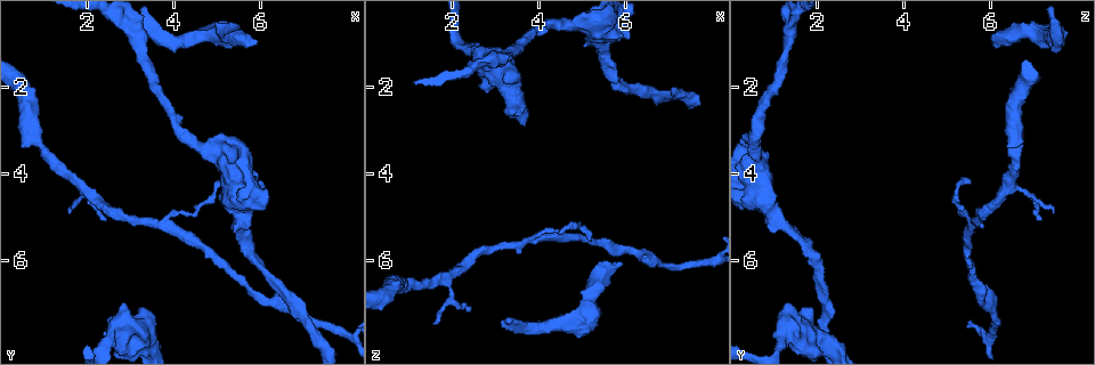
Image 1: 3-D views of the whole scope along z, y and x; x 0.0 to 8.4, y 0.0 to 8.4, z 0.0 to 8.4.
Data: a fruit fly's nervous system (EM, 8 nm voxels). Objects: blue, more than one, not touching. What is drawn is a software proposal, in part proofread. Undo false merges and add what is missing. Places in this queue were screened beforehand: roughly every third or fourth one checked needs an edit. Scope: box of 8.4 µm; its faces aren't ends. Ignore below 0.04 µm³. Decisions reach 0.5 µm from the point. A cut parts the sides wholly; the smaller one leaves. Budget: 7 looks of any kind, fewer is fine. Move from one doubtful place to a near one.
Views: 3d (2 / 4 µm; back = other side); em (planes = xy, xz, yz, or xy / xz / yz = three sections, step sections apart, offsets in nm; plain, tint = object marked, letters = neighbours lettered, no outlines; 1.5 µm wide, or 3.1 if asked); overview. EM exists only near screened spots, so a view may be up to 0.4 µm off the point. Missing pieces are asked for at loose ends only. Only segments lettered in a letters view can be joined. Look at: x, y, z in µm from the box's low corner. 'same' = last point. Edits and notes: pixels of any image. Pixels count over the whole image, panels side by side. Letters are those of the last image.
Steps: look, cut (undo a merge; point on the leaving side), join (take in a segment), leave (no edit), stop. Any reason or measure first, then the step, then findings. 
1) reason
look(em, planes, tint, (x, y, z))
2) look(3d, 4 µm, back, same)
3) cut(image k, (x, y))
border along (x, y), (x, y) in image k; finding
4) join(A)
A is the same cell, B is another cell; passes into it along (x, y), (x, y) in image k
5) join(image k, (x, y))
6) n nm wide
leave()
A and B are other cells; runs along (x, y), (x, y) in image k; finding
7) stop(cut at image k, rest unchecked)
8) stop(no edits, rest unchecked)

free end
look(em, planes, letters, (5.85, 1.05, 6.00))

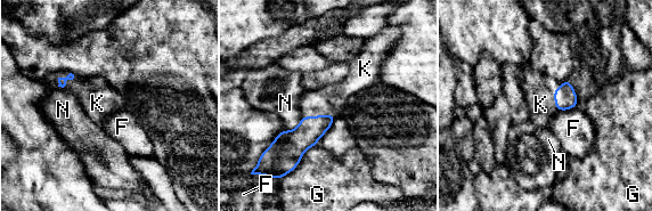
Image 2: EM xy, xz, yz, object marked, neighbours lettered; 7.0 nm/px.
join(K)
K is the same cell, F, G and N are other cells; passes into it along (310, 129), (319, 116), (331, 99) in image 2; the cell continues

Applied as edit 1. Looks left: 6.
thick turns thin
look(3d, 4 µm, (5.20, 3.85, 0.55))

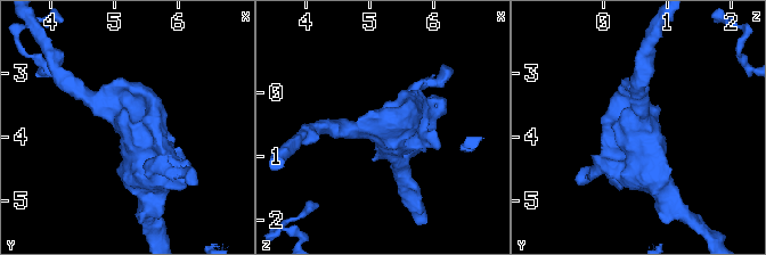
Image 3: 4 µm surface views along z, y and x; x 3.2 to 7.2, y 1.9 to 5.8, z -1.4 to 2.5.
now the EM
look(em, yz, step 8, tint, (5.25, 3.80, 0.60))

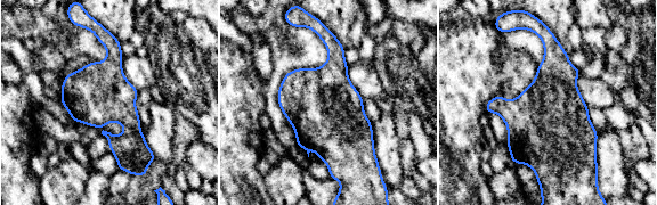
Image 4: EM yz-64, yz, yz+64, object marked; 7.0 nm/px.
look(em, planes, letters, same)

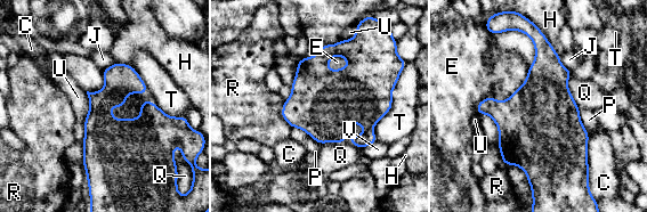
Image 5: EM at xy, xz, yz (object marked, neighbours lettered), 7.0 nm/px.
leave()
C, E, H, J, P, Q, R, T, U and V are other cells; border along (530, 66), (475, 113) in image 5; one cell here

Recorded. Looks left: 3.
three-way junction
look(em, planes, plain, (2.40, 7.90, 1.20))

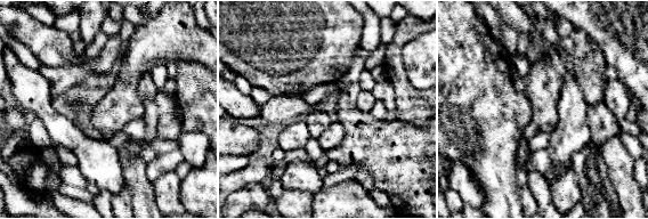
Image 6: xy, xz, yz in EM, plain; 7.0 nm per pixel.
look(em, planes, tint, same)

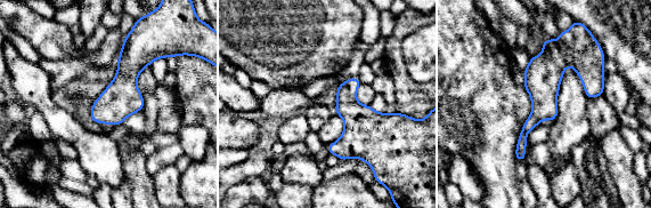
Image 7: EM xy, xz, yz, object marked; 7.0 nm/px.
what lies round it
look(em, planes, letters, same)

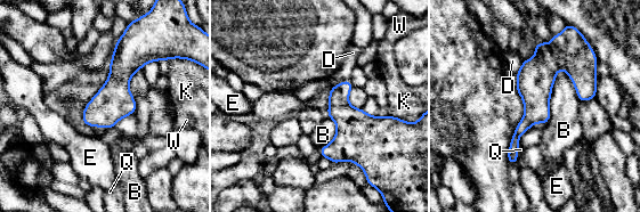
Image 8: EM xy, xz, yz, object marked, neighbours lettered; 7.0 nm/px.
B touches over 420 nm
leave()
B, D, E, K, Q and W are other cells; border along (564, 68), (552, 86), (545, 125) in image 8; one cell here

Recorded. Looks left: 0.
stop(join at image 2, rest unchecked)

